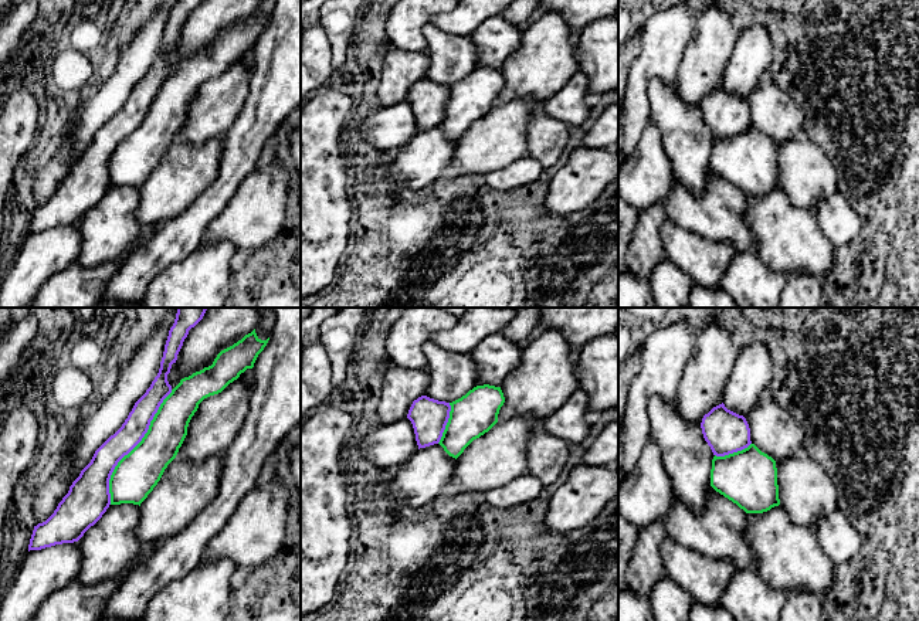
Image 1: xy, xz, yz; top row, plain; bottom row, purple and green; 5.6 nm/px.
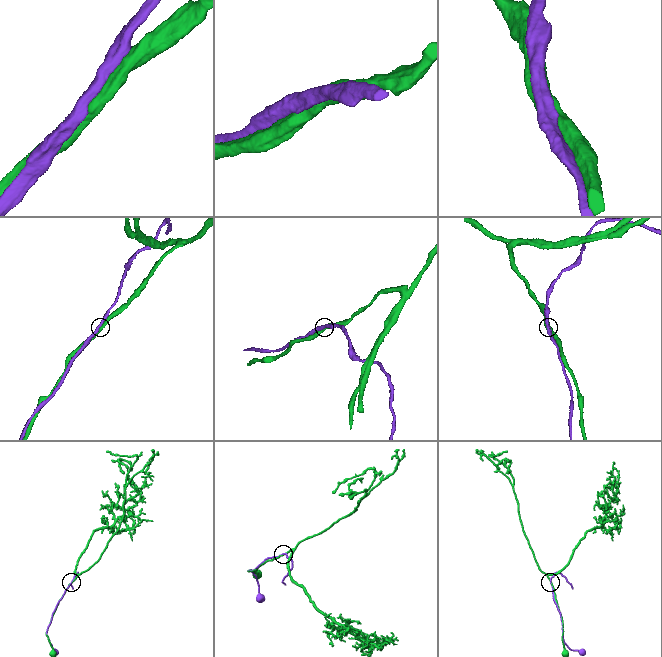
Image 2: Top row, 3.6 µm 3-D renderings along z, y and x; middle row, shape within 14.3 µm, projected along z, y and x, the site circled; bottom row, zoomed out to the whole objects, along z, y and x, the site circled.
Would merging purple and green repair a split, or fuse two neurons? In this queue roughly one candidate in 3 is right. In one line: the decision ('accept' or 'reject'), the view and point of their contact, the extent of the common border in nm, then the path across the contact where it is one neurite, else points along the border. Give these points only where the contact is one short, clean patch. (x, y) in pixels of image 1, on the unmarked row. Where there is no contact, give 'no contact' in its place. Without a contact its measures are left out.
reject; contact xy (134, 129); length 750 nm

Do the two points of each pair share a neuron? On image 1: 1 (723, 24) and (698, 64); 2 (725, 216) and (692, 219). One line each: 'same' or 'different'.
1: same
2: same

